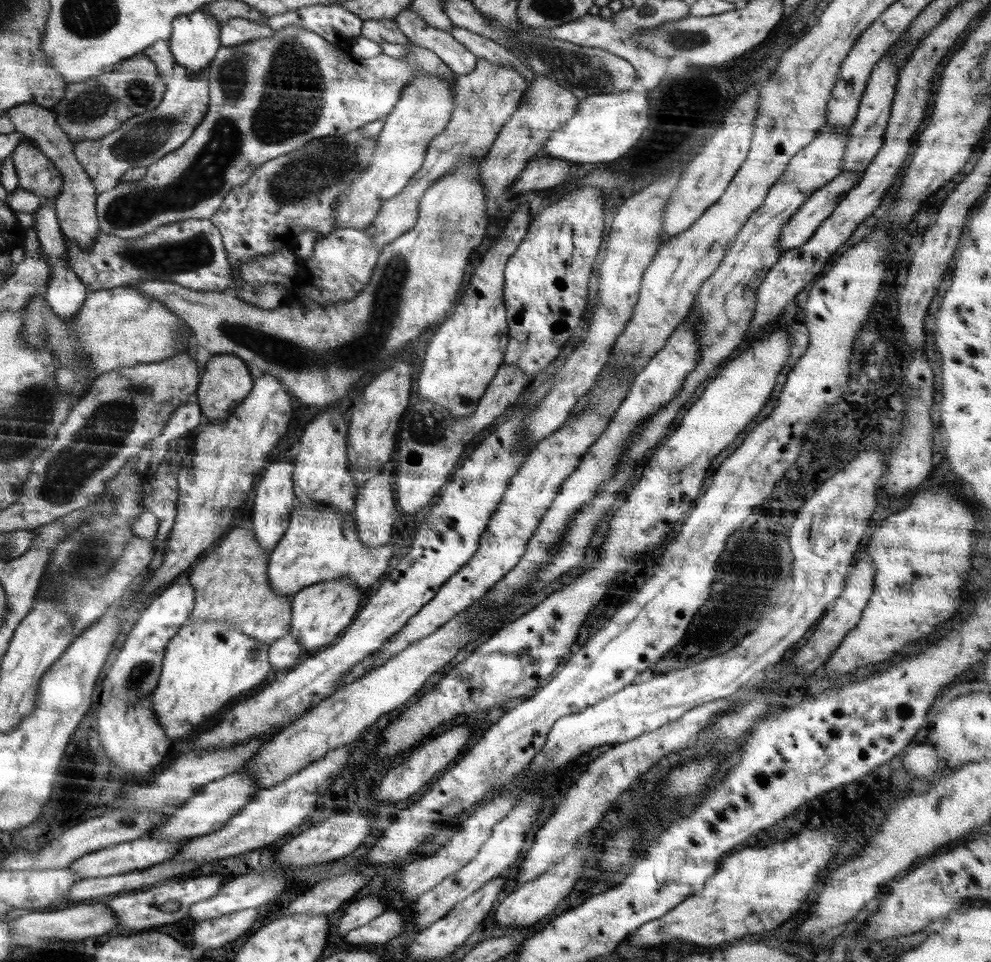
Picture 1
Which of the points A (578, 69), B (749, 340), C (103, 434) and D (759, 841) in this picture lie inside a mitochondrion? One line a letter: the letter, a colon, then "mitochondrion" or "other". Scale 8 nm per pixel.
A: mitochondrion
B: other
C: mitochondrion
D: other

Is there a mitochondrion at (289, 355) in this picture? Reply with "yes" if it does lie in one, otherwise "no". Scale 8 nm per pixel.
yes

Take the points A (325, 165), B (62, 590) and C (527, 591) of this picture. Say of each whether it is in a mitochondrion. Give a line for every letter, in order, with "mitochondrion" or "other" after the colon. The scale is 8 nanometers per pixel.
A: mitochondrion
B: mitochondrion
C: other

